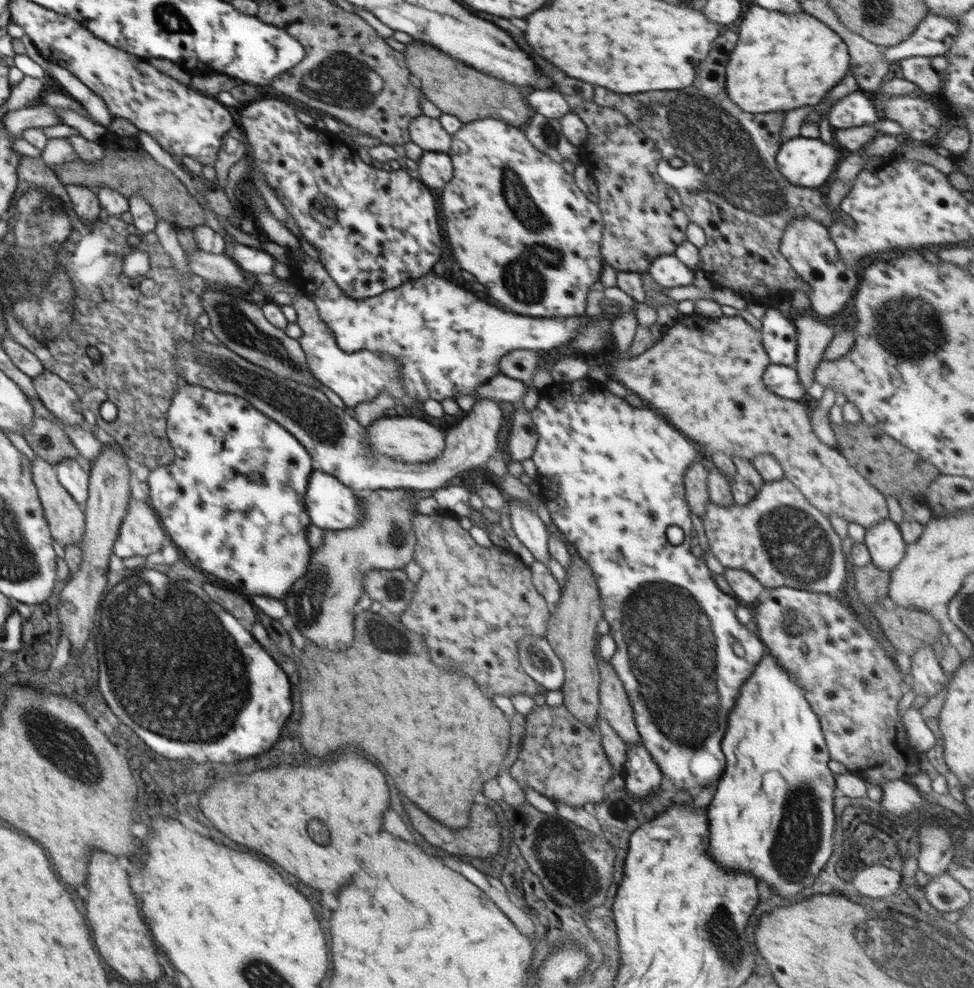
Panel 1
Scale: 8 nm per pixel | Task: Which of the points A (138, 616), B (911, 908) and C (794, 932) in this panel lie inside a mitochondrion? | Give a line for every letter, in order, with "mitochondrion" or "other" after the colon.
A: mitochondrion
B: mitochondrion
C: other

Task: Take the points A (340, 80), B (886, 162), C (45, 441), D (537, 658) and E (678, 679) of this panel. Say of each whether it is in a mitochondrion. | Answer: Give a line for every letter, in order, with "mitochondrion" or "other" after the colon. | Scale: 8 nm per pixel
A: mitochondrion
B: other
C: other
D: mitochondrion
E: mitochondrion

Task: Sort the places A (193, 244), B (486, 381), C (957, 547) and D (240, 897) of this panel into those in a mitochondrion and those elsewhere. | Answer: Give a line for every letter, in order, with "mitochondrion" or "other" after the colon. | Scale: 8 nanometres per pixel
A: other
B: other
C: other
D: other

